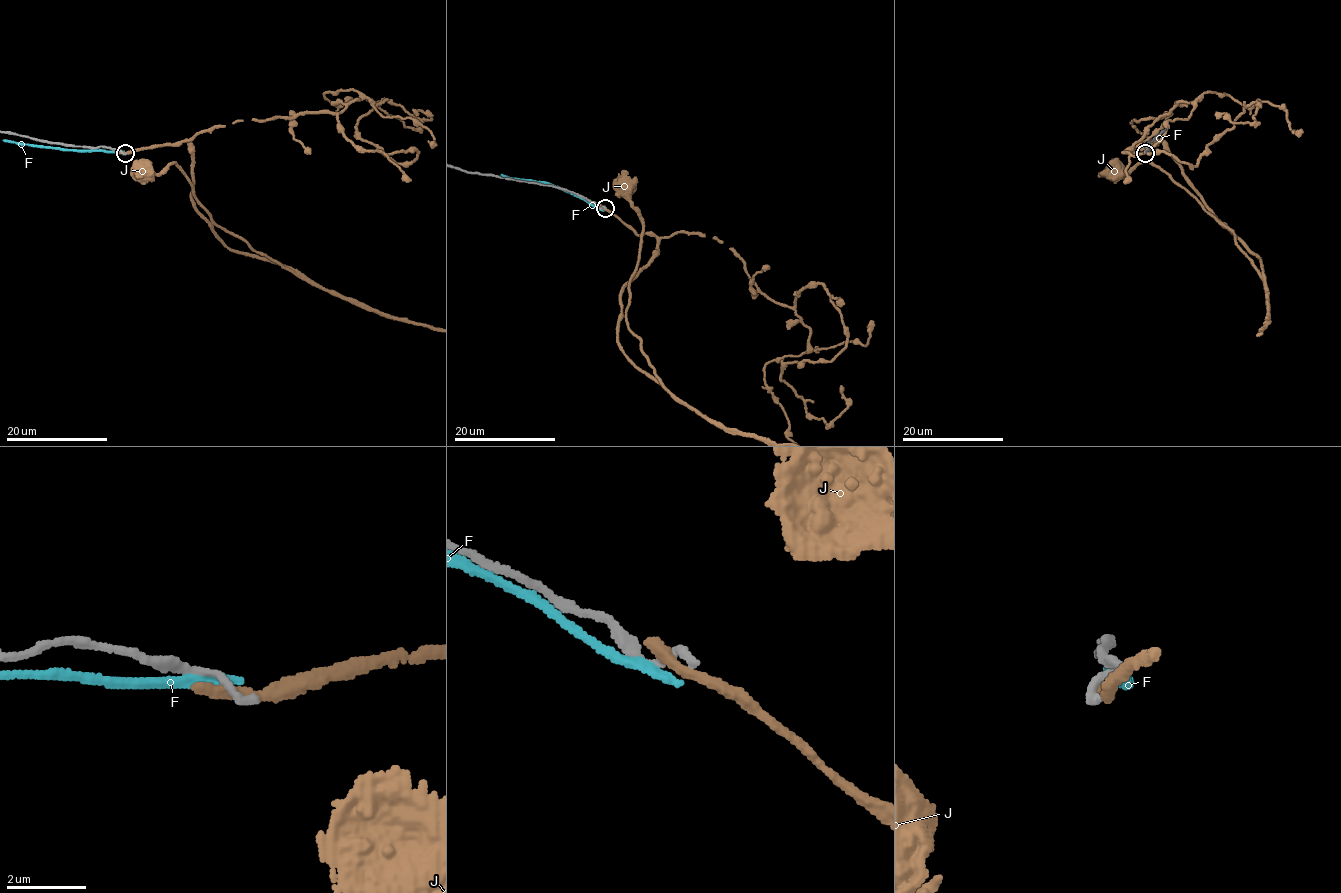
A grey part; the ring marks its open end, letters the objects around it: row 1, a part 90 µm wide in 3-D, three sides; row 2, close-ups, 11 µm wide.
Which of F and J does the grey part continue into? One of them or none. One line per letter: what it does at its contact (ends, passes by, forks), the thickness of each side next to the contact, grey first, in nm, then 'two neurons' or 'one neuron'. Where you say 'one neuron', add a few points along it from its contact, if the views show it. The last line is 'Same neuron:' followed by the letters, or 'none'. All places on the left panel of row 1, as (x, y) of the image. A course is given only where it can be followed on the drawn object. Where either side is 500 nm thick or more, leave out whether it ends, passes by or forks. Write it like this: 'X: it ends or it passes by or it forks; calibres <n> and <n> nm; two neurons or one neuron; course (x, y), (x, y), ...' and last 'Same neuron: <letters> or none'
F: it ends; calibres 220 and 340 nm; two neurons
J: it ends; calibres 240 and 400 nm; two neurons
Same neuron: none

